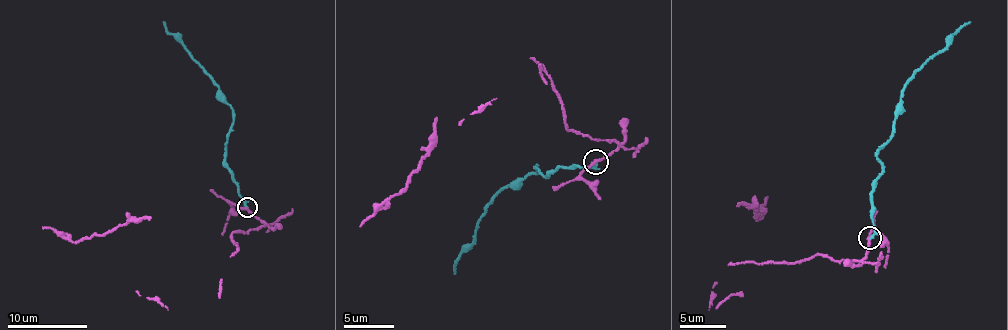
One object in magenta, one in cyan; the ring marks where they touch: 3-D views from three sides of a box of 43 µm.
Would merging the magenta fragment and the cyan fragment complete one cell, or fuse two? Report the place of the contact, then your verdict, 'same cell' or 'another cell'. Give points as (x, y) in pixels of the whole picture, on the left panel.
place (247, 207); another cell

